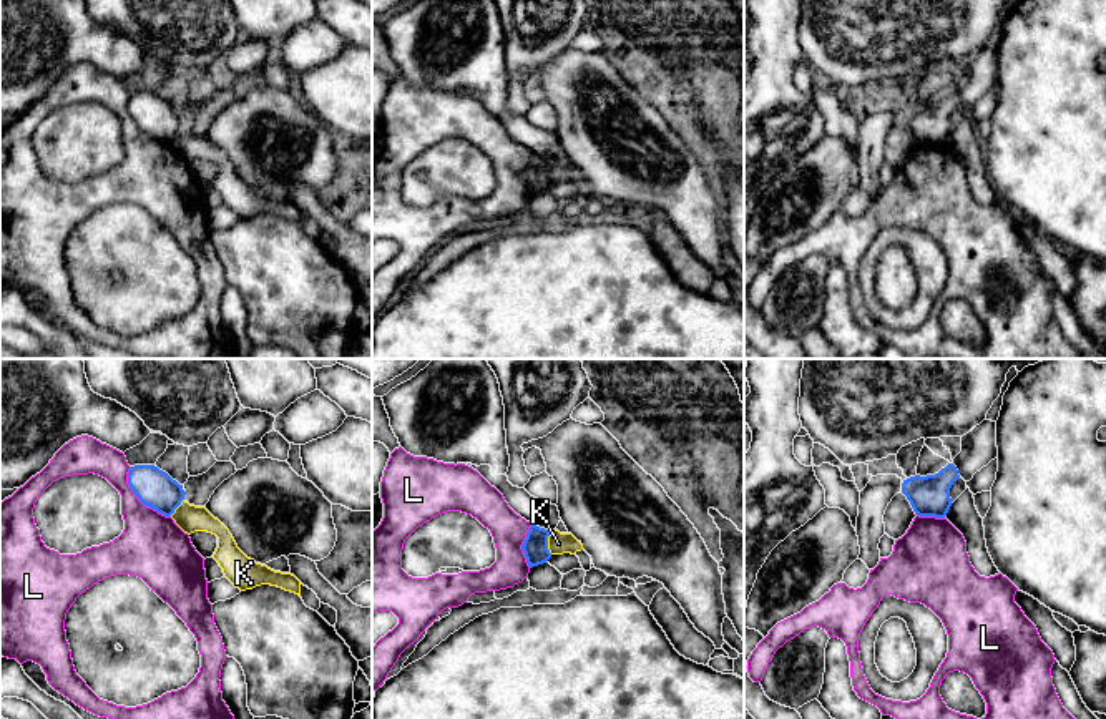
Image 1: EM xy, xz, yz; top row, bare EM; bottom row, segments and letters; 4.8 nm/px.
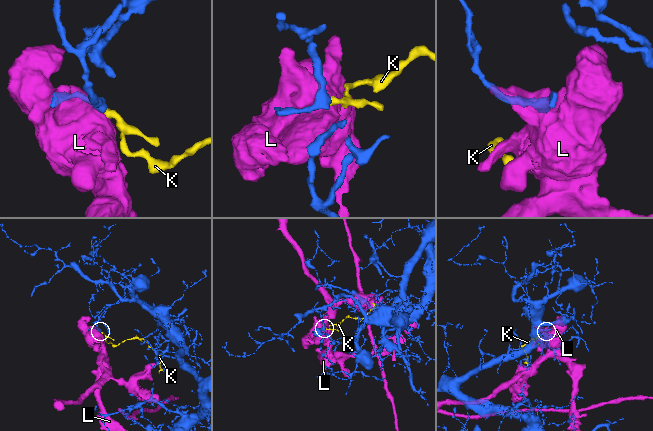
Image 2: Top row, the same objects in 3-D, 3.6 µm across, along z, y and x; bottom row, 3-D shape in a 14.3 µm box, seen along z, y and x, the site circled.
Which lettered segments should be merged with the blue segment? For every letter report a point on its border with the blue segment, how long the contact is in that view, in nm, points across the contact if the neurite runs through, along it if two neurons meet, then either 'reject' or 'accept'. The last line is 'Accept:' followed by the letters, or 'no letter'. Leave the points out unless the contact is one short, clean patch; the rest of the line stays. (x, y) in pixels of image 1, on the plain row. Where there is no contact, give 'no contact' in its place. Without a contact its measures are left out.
K: xz (547, 171) | 110 nm | along xz (548, 160), (548, 178), (552, 181) | reject
L: xy (138, 127) | 320 nm | reject
Accept: no letter

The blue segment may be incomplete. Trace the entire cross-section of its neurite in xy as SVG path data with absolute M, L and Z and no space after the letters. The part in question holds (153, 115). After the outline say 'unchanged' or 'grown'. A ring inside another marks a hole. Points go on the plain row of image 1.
M154 93L131 95L128 113L143 133L164 144L171 144L186 123L183 113Z; unchanged

